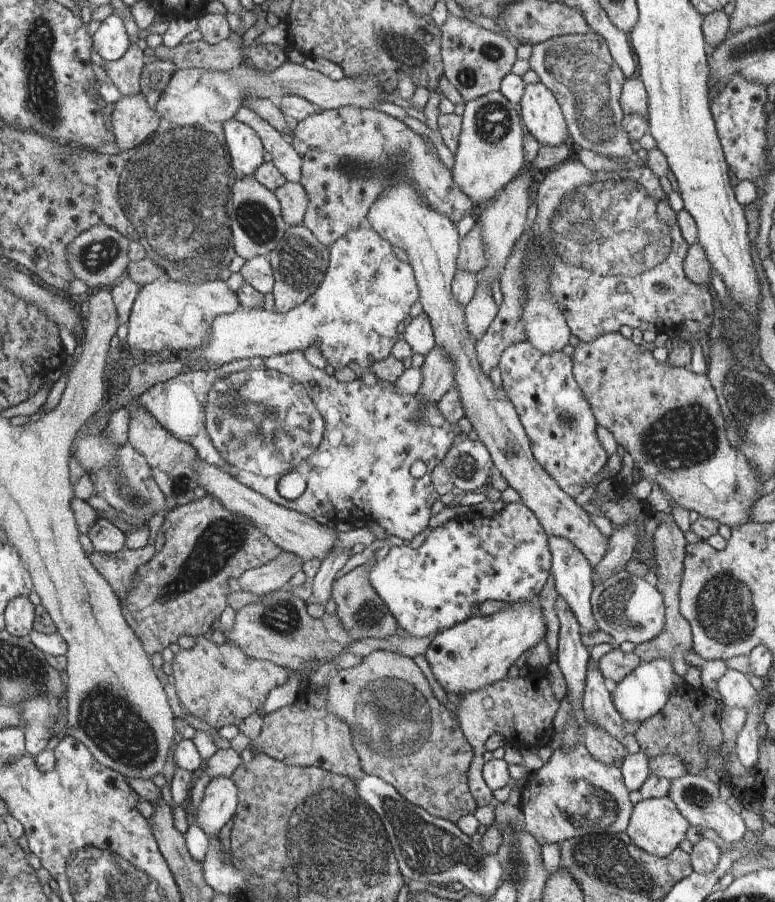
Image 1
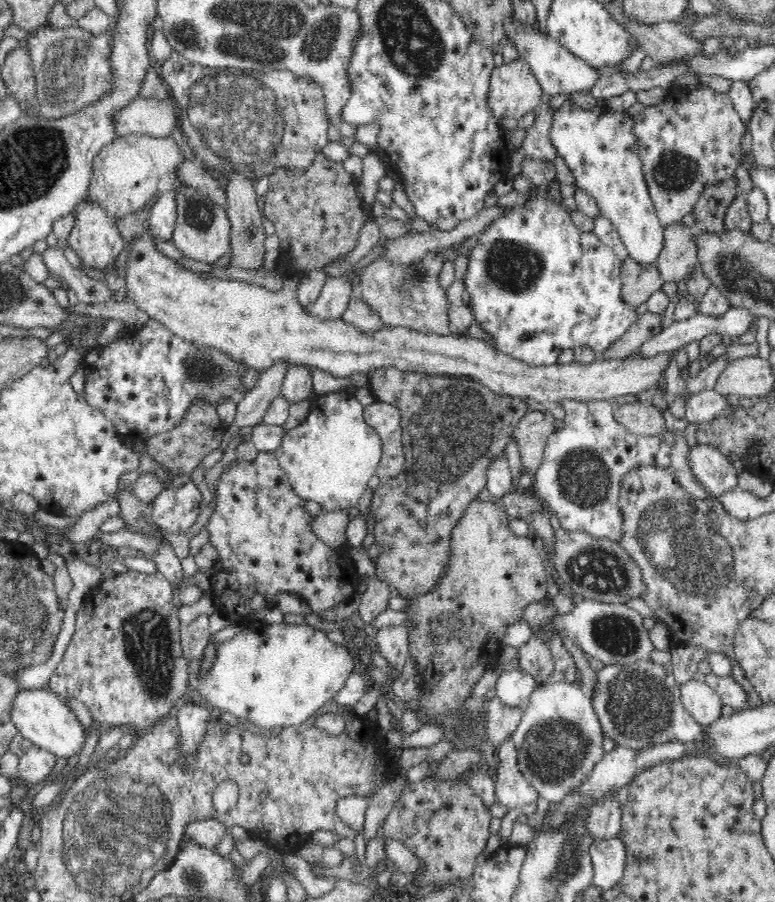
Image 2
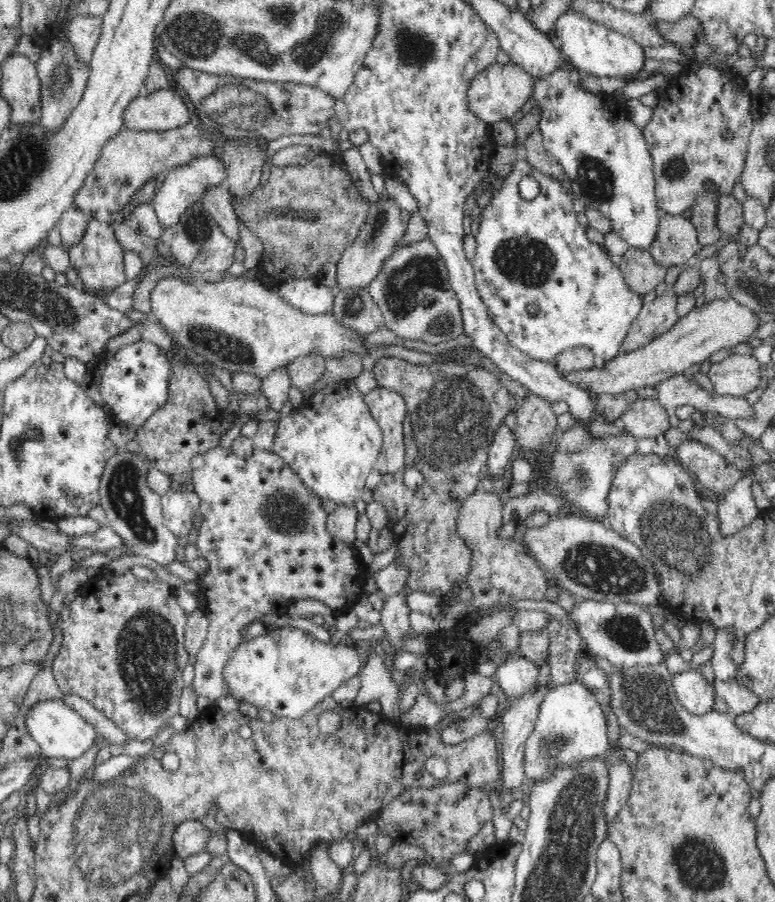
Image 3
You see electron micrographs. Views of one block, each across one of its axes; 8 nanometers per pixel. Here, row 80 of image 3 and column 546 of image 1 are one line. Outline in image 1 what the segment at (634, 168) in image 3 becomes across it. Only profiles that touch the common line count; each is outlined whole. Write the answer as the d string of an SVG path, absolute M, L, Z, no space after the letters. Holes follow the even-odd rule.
M515 502L509 503L493 518L478 516L460 523L450 519L432 529L419 548L414 549L407 544L390 549L382 563L377 564L375 588L405 633L418 638L434 637L467 621L472 616L472 606L479 606L486 600L530 603L544 588L550 576L550 560L553 560L551 548L548 548L547 532L542 530L541 521L536 517L524 503Z

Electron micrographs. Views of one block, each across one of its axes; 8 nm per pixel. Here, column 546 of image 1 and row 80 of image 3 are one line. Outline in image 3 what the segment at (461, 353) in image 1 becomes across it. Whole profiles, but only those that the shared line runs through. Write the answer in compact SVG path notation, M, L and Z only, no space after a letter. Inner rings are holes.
M511 61L504 66L498 63L490 65L472 78L466 92L468 107L478 118L489 124L506 119L513 121L514 114L518 110L528 109L528 98L532 94L532 80L534 77L530 73Z

